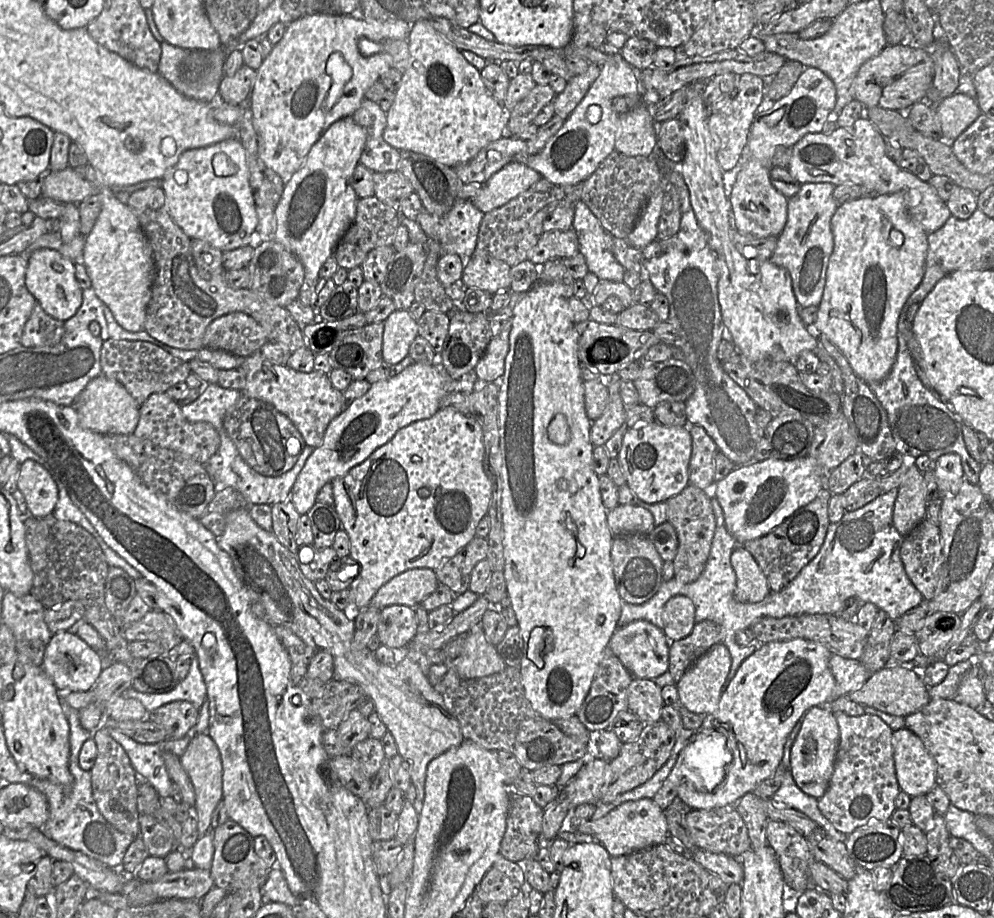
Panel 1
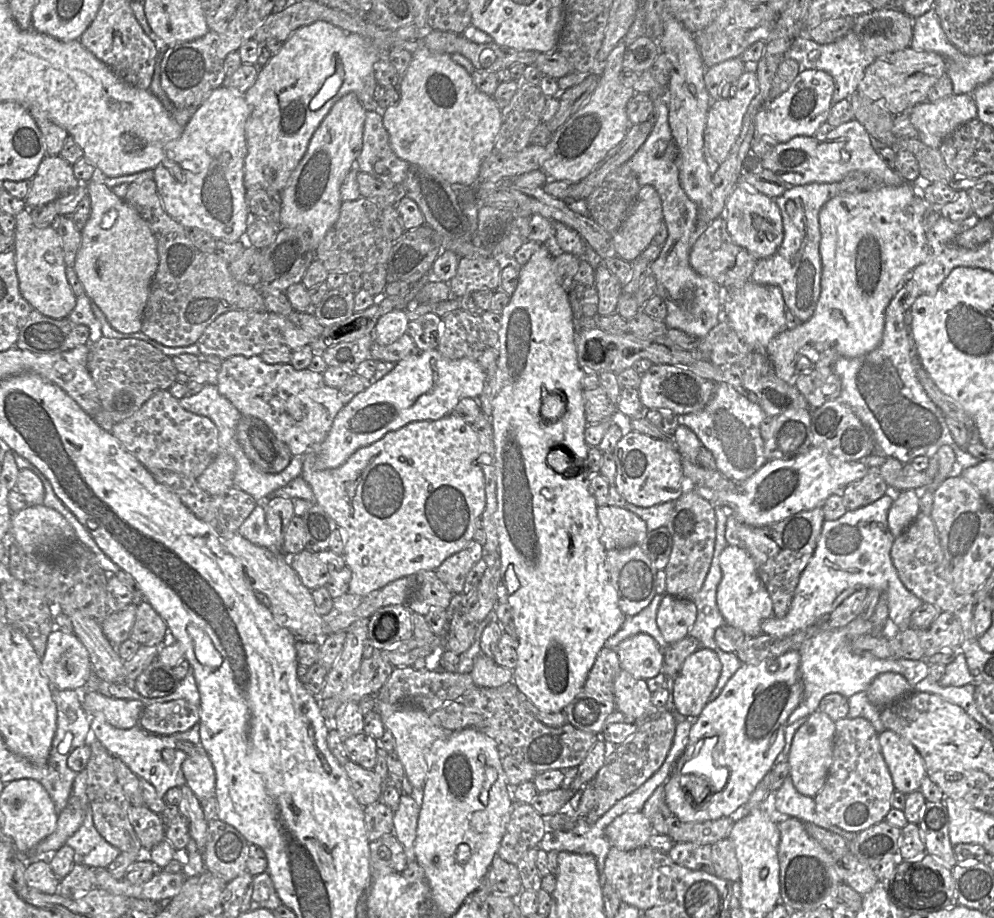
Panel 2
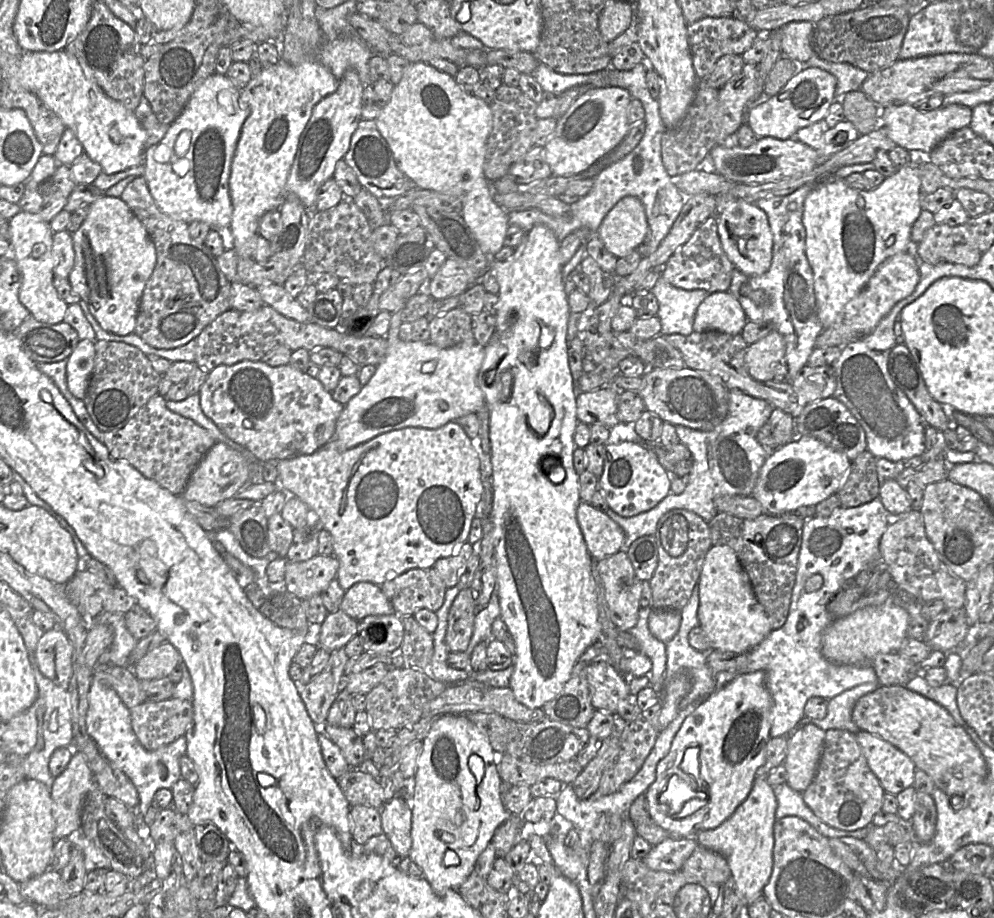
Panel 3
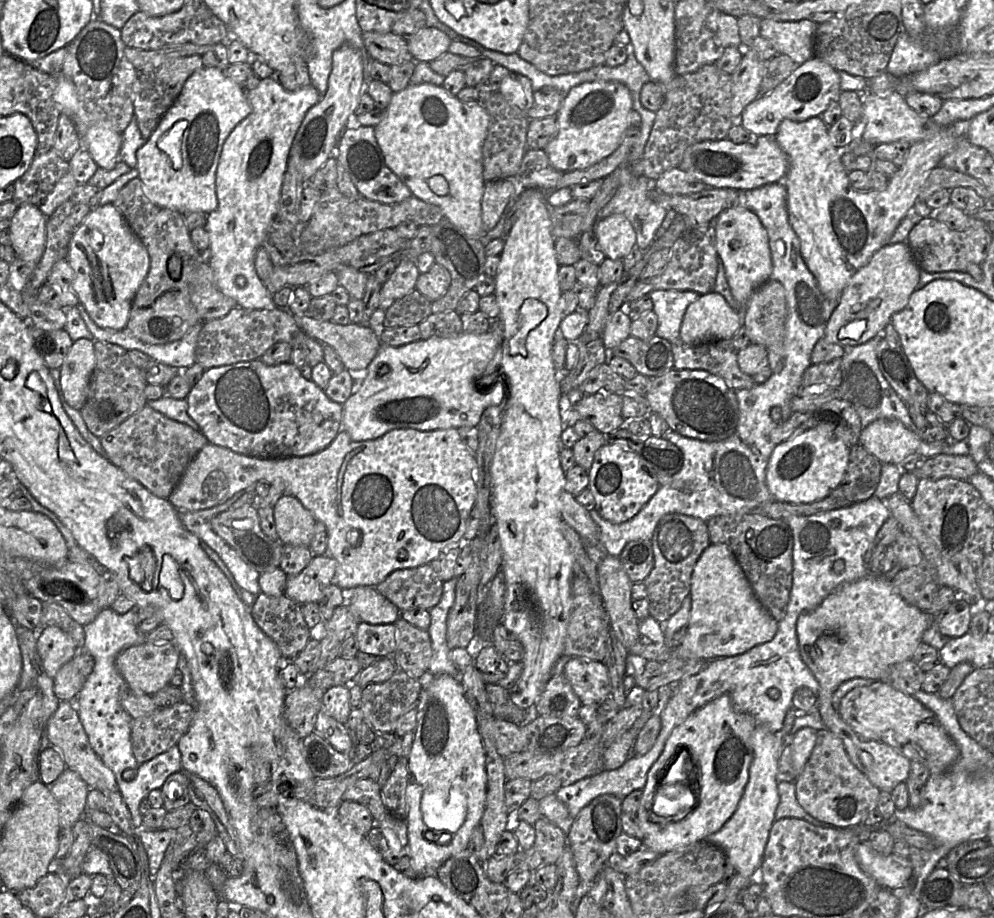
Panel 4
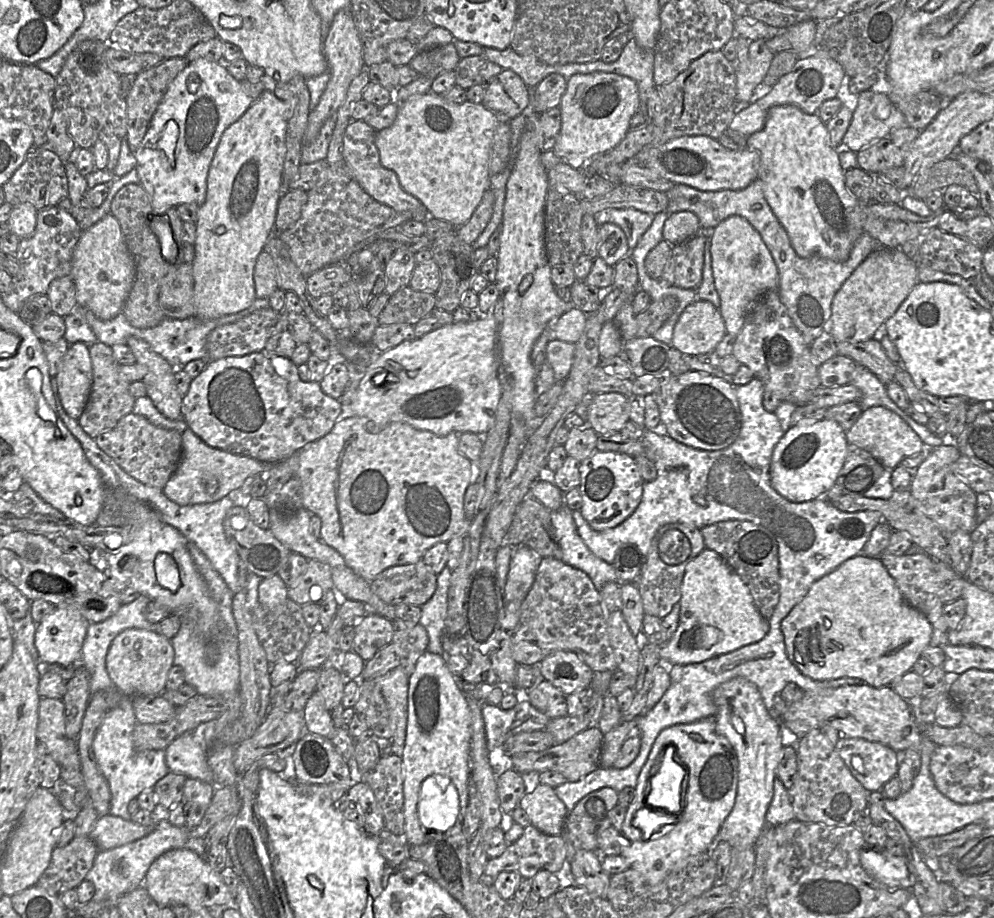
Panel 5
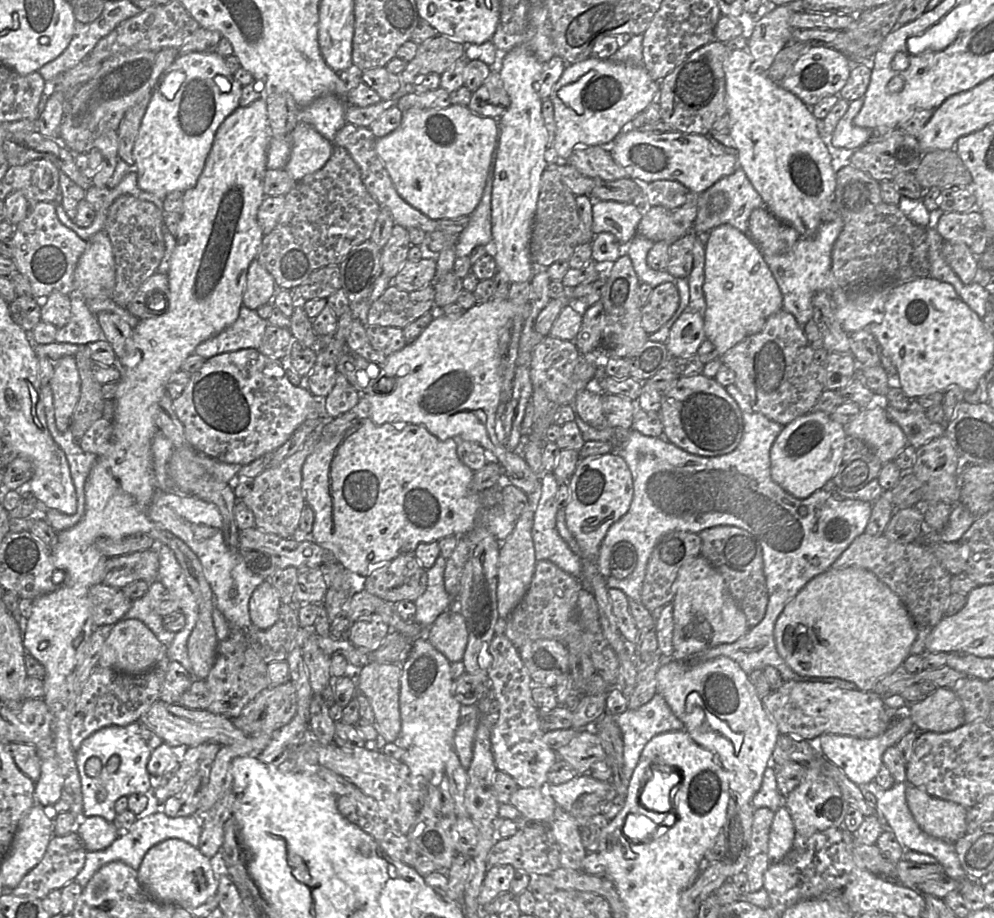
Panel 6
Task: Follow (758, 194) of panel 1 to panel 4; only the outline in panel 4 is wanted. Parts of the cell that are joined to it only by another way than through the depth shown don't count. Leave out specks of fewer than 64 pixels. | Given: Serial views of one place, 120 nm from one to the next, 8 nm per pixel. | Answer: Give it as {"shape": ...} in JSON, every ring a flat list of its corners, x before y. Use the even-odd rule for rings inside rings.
{"shape":[[814,56,800,64,770,93,758,96,746,106,737,122,757,136,775,136,782,120,805,121,821,116,832,101,838,100,840,92,839,72],[742,207,722,211,714,221,716,250,720,258,733,298,745,307,751,294,770,280,773,271,769,238,759,217]]}

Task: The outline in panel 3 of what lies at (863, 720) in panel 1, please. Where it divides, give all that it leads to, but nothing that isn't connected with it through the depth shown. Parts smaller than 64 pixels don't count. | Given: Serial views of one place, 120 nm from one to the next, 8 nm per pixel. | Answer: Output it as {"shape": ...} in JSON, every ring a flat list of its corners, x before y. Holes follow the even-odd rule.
{"shape":[[827,730,814,779,802,792,803,801,812,812,834,828,845,831,862,829,871,826,875,814,882,810,885,793,880,781,870,769,856,735,847,730]]}

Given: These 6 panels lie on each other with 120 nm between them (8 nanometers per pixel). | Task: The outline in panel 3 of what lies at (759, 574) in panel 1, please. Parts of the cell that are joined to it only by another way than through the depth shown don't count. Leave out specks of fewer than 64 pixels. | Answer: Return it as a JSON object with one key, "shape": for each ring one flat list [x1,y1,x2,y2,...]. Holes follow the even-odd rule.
{"shape":[[712,545,705,556,697,587,699,627,713,650,743,654,757,647,771,632,770,620,753,592,749,577,729,546]]}

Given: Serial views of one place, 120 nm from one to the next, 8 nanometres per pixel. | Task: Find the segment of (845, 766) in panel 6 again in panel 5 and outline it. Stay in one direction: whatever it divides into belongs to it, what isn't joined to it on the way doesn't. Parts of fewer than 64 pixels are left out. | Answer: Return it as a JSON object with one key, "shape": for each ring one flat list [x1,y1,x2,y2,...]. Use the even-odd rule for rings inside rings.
{"shape":[[824,726,822,730,852,776,867,791,879,791,890,779,896,777,902,752,897,752,879,742,847,737,832,726],[856,755,863,758,867,768,865,773,860,773,851,766,852,758]]}

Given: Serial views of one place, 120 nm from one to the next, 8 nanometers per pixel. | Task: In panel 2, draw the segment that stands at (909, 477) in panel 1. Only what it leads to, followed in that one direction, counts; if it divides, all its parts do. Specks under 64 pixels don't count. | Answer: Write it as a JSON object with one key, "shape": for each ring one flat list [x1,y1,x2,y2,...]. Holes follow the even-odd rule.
{"shape":[[887,489,894,502,888,513,888,523,892,534,898,537,914,521,920,513,920,490,895,490]]}

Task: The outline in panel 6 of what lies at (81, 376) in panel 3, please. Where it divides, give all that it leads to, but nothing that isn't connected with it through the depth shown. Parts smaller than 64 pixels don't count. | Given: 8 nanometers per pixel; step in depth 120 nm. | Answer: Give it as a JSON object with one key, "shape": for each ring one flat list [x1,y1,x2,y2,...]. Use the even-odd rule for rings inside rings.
{"shape":[[64,356,55,363,50,381,53,391,55,423,59,431,69,430,80,398,81,380,74,356]]}

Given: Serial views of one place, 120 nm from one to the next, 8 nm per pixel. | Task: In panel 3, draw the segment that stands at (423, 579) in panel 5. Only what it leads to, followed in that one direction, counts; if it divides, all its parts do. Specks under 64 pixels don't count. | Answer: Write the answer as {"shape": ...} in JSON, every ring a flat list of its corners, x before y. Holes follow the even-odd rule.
{"shape":[[433,567,410,569,380,588,400,616,414,615,421,609,436,612,443,604,447,590]]}

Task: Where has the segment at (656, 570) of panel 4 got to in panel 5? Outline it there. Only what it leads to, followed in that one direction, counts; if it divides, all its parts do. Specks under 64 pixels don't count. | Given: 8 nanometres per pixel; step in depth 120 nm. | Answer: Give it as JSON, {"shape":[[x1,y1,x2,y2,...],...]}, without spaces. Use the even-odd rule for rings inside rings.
{"shape":[[671,523,662,526,655,534,648,555,637,579,638,590,646,614,663,619,681,599,681,587,686,566,701,551,705,543,700,529]]}

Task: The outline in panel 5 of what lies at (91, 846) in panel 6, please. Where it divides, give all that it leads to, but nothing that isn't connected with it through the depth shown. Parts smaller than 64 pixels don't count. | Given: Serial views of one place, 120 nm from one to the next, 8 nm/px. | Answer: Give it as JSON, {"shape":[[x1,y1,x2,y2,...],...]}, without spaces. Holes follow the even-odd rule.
{"shape":[[99,816,90,833,98,850,107,851,150,834,155,824,137,824,118,816]]}

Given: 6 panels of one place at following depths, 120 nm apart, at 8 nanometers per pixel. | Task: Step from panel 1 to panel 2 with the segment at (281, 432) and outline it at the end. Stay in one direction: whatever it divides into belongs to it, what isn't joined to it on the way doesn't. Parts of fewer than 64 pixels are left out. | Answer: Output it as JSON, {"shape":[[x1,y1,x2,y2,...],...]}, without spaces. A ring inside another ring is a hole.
{"shape":[[242,415,237,439,251,462,266,473,282,472,293,457,289,447,276,438,265,422,255,417]]}

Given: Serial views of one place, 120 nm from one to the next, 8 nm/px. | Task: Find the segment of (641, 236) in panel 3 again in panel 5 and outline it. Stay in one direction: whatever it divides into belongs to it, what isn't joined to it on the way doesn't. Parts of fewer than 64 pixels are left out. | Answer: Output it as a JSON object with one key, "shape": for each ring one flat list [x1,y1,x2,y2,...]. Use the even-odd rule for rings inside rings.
{"shape":[[605,223,598,226,598,257,614,266,629,250,624,231,613,223]]}

